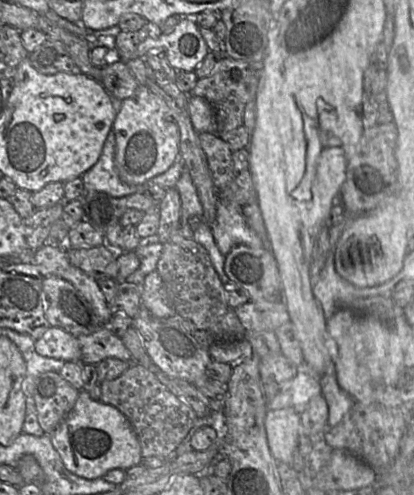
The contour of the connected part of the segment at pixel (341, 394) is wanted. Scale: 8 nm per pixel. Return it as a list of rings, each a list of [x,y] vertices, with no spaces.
[[[326,373],[319,377],[319,382],[328,405],[328,425],[333,428],[356,401],[338,385],[335,374]]]

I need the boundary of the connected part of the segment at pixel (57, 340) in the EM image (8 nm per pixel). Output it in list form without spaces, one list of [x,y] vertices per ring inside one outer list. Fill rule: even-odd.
[[[52,327],[35,341],[36,352],[44,357],[65,362],[80,362],[81,348],[76,336],[65,330]]]

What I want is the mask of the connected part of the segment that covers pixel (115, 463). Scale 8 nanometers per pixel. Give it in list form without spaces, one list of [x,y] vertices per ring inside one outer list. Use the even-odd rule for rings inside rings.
[[[82,390],[72,413],[52,434],[52,442],[65,467],[73,474],[95,479],[116,468],[129,469],[143,461],[139,439],[129,420],[116,407],[95,401]]]

